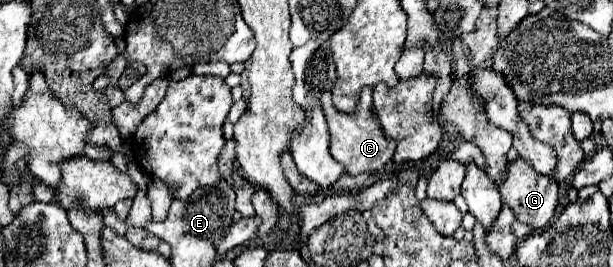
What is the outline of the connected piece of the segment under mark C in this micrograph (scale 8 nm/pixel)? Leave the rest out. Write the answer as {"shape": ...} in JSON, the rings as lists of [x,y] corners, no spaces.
{"shape":[[[363,88],[361,90],[359,104],[357,104],[355,112],[351,112],[351,114],[339,112],[333,106],[331,92],[325,92],[321,96],[321,104],[323,104],[323,110],[325,110],[327,124],[329,124],[329,134],[331,134],[329,152],[331,152],[331,156],[337,162],[341,162],[345,166],[345,172],[347,174],[357,176],[357,174],[363,174],[363,172],[379,172],[379,170],[383,170],[383,166],[387,162],[391,162],[393,152],[395,152],[395,142],[393,142],[391,136],[385,134],[385,130],[381,128],[379,118],[375,116],[371,88]]]}

